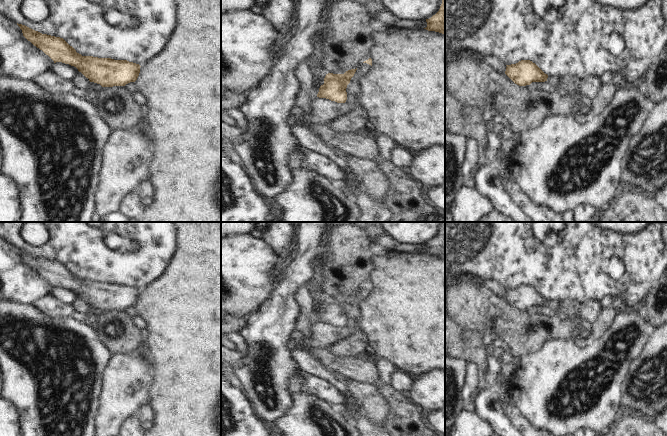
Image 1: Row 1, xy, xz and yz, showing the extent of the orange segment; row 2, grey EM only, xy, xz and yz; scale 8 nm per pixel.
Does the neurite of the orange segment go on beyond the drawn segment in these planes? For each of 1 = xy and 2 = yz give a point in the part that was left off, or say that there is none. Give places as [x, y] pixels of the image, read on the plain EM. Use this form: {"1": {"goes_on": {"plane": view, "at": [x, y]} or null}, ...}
{"1": {"goes_on": null}, "2": {"goes_on": null}}

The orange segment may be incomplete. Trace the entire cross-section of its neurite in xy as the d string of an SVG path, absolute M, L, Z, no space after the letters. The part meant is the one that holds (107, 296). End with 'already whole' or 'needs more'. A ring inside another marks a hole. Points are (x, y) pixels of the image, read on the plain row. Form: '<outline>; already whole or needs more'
M18 248L23 260L48 279L54 287L62 286L74 290L90 306L102 311L125 310L135 306L140 289L127 284L82 280L63 262L42 258L25 249Z; already whole

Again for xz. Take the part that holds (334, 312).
M357 292L351 293L344 298L326 298L324 308L320 310L317 321L326 322L337 327L345 327L347 324L346 312L356 294Z; already whole

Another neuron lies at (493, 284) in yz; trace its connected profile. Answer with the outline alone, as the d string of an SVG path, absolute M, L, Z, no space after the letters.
M490 279L490 280L485 280L484 284L489 287L491 290L495 292L496 295L500 297L504 297L506 295L506 288L500 284L497 280L495 279Z

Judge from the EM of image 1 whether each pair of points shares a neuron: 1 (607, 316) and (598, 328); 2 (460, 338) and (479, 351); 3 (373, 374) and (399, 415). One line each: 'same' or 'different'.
1: same
2: same
3: different

